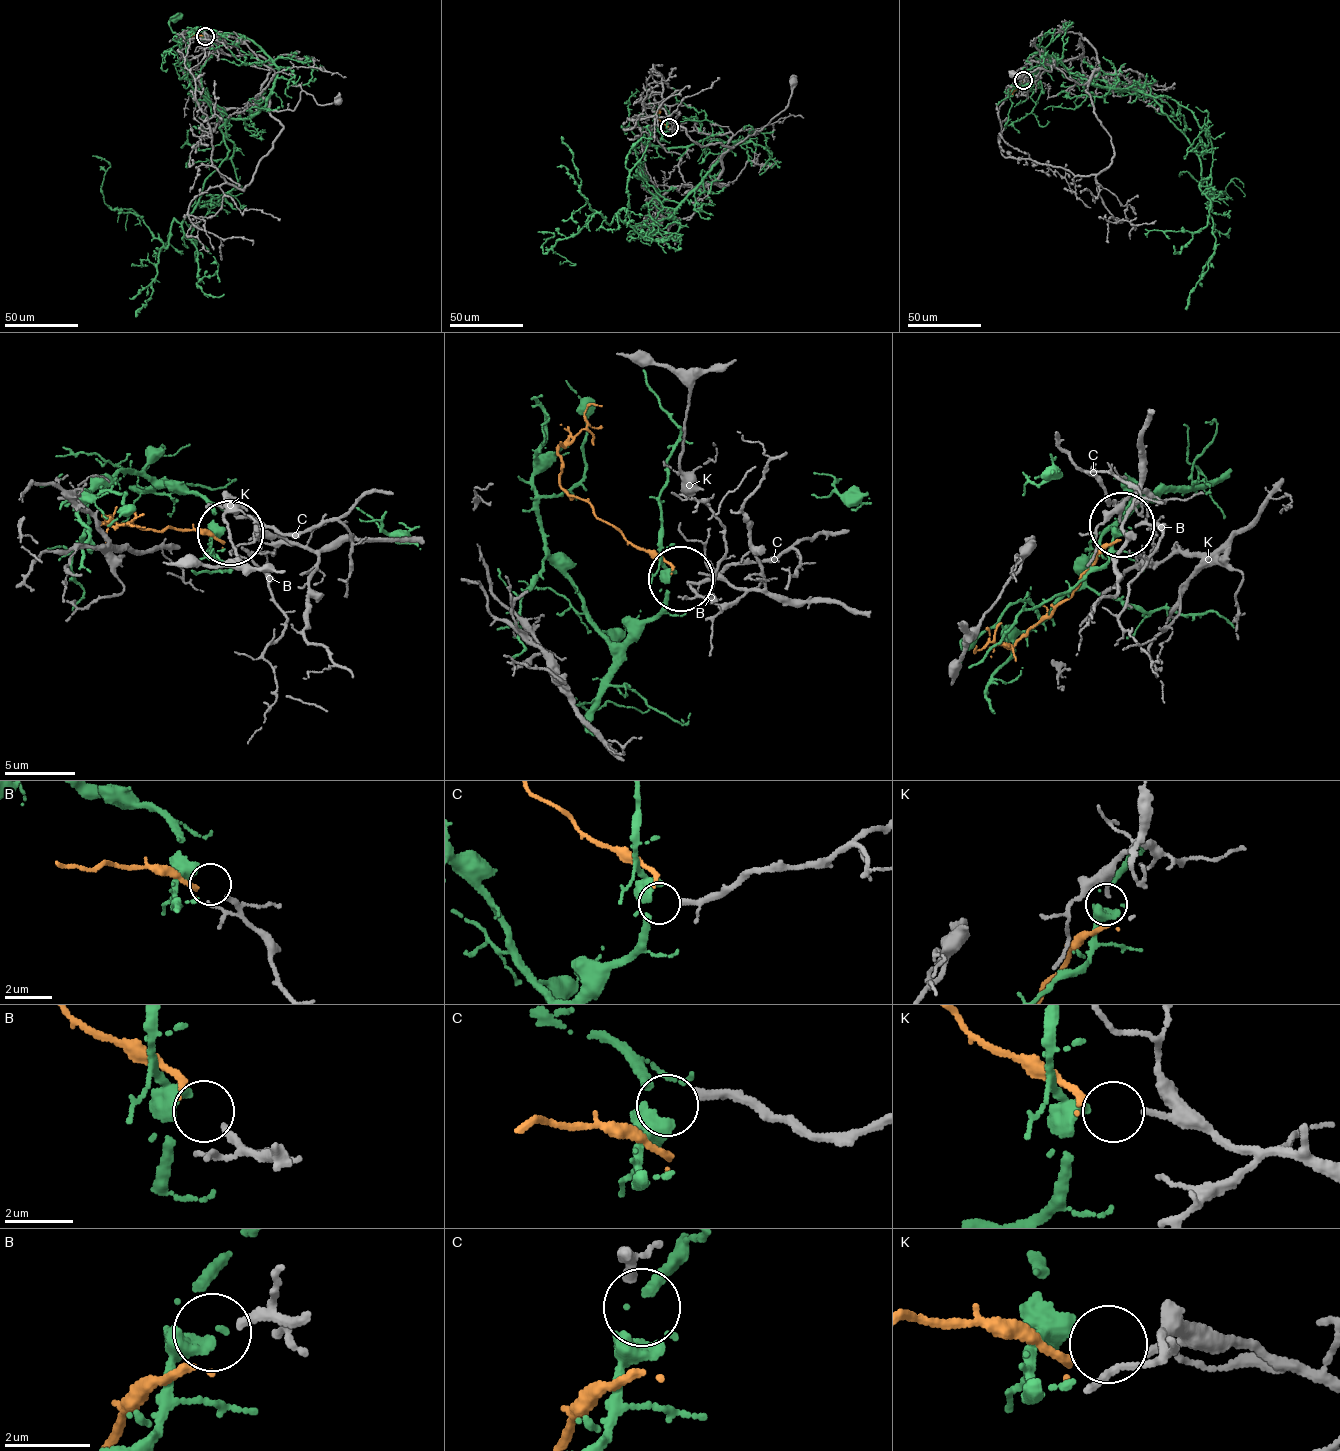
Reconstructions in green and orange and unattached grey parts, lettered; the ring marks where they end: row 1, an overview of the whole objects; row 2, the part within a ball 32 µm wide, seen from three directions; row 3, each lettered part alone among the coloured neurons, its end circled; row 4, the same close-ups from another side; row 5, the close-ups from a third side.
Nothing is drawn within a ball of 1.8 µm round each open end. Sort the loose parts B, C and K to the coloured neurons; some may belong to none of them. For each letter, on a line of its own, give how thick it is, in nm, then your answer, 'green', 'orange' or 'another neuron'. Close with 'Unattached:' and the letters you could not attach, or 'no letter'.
B: calibre 160 nm; green
C: calibre 180 nm; another neuron
K: calibre 170 nm; orange
Unattached: C

